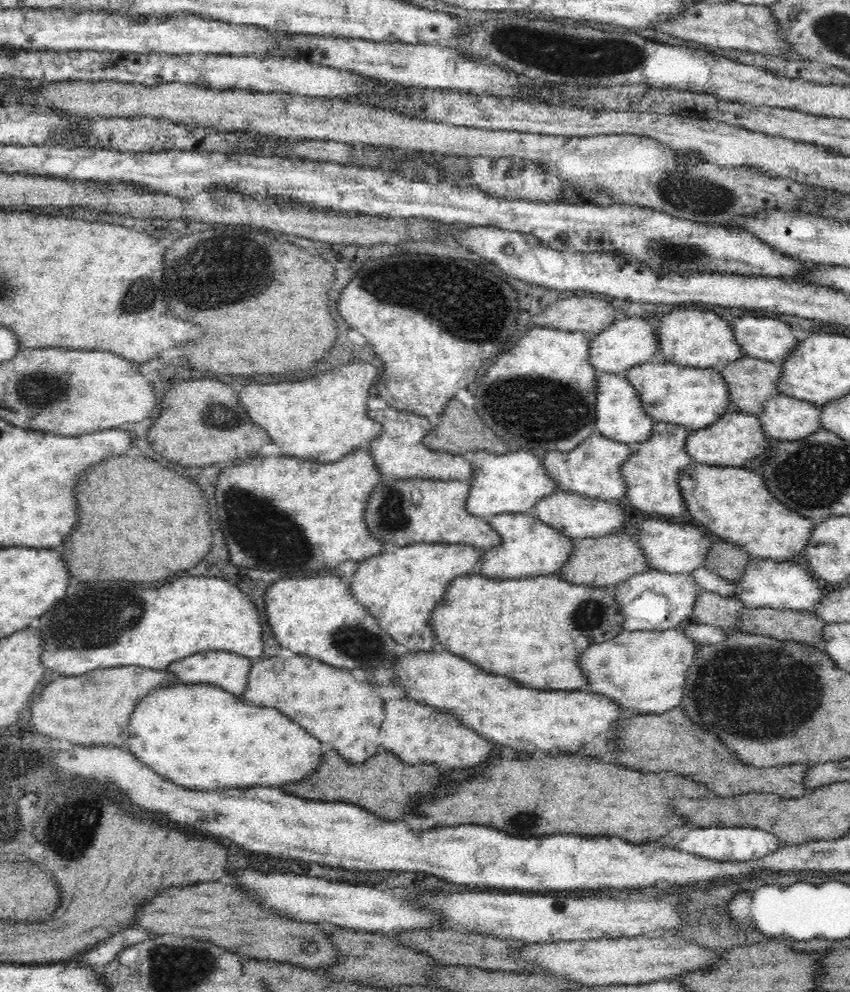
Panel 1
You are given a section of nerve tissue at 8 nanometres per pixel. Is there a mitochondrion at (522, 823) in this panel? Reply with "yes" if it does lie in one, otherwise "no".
yes

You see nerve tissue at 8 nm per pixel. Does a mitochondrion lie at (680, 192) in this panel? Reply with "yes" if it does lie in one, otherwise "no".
yes

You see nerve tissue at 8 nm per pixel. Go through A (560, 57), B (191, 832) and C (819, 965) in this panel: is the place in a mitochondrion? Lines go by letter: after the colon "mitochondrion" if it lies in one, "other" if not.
A: mitochondrion
B: other
C: other

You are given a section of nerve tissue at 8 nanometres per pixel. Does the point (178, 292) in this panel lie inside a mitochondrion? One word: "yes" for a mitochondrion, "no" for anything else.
yes

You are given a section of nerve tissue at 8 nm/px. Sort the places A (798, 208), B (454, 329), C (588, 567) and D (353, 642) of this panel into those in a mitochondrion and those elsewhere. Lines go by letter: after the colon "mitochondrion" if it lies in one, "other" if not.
A: other
B: mitochondrion
C: other
D: mitochondrion

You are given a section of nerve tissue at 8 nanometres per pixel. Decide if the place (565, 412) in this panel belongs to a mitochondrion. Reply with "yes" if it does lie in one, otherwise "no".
yes

